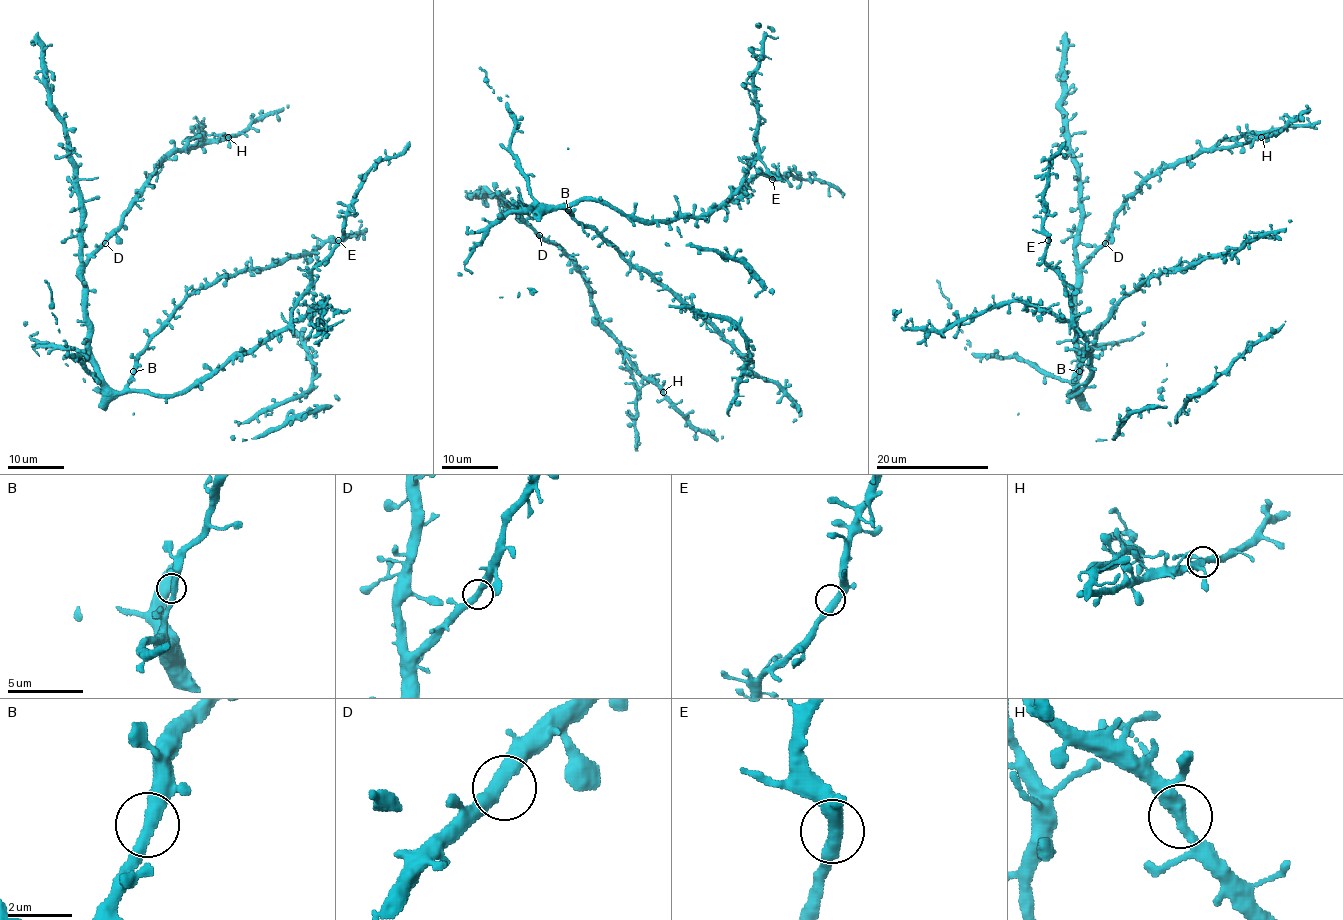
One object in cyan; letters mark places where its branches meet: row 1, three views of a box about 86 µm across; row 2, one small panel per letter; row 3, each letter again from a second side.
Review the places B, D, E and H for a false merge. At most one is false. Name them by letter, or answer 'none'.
none

